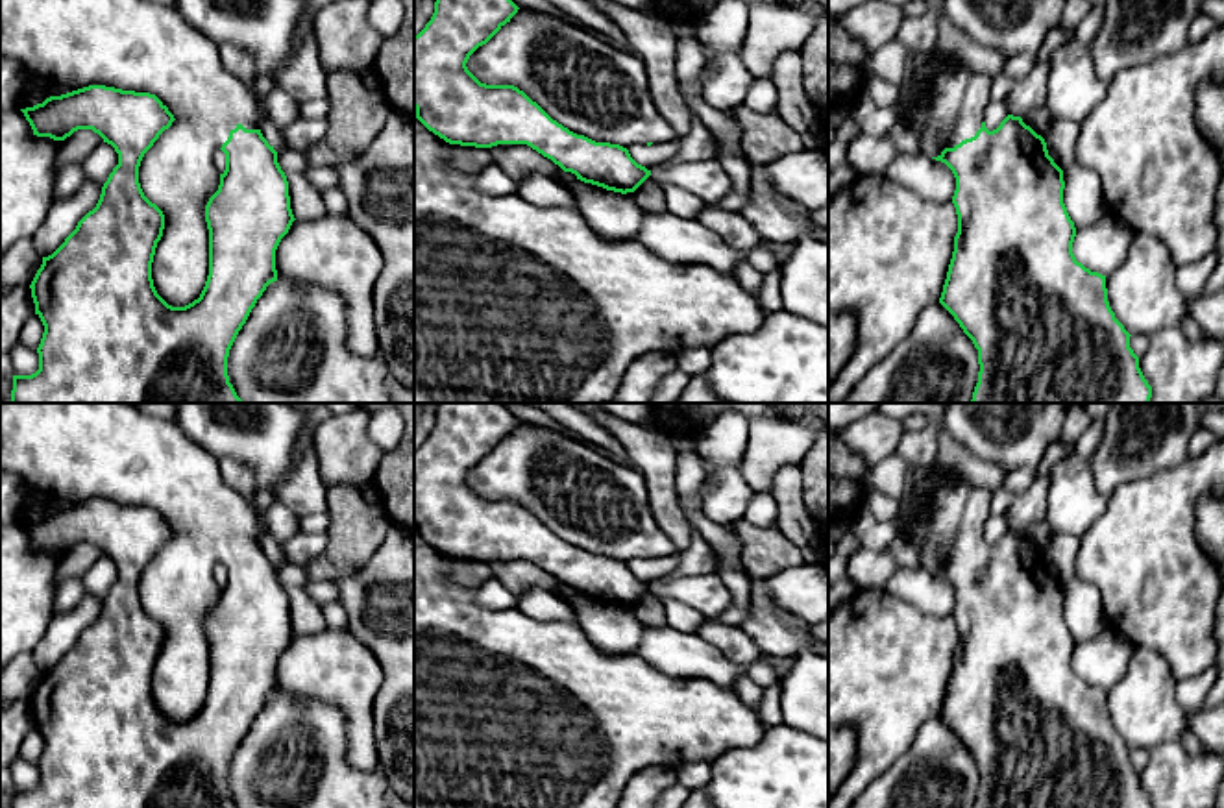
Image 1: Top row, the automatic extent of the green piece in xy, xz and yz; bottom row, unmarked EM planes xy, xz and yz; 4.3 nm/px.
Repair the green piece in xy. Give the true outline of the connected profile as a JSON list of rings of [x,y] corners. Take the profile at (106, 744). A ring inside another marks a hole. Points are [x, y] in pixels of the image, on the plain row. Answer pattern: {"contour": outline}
{"contour": [[[0,403],[0,470],[15,473],[26,494],[67,499],[72,505],[20,523],[33,549],[65,555],[78,544],[92,544],[118,568],[118,579],[102,601],[100,614],[37,684],[30,703],[35,728],[44,740],[39,784],[13,790],[11,808],[237,808],[227,790],[229,764],[266,701],[277,695],[275,664],[296,634],[288,595],[277,566],[263,551],[263,527],[251,505],[222,477],[218,457],[198,446],[176,422],[144,414],[135,403]]]}

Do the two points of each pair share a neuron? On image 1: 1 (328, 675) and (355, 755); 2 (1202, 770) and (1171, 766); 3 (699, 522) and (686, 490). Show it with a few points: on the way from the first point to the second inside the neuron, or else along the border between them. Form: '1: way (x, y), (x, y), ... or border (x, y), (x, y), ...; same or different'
1: way (348, 696), (357, 709), (357, 734); same
2: way (1195, 770), (1178, 770); same
3: way (696, 514), (688, 498); same

